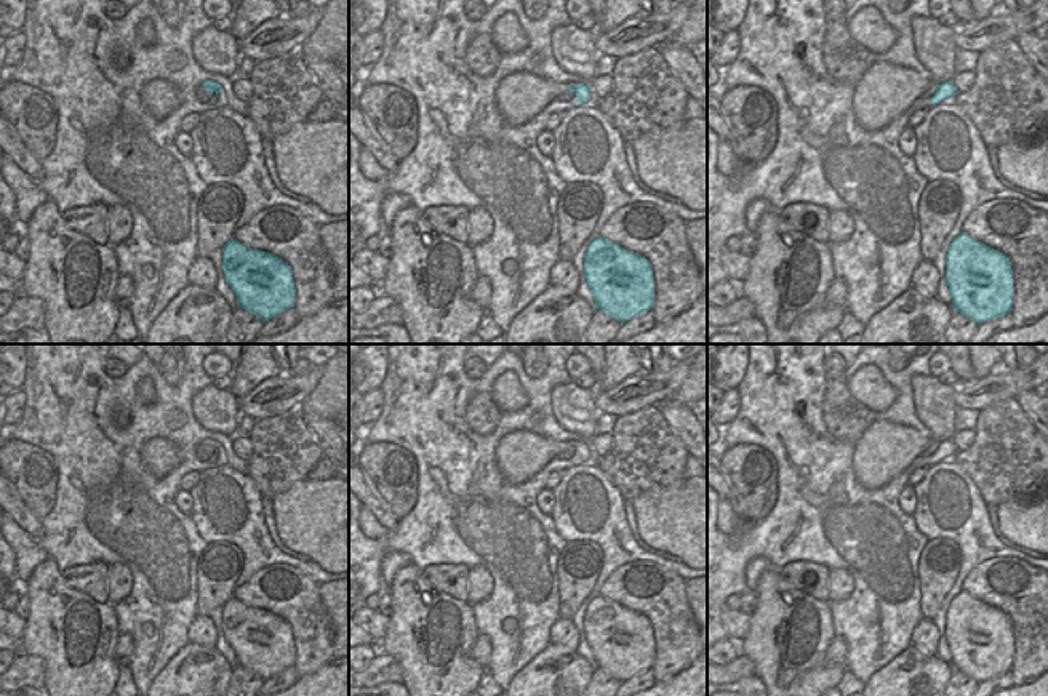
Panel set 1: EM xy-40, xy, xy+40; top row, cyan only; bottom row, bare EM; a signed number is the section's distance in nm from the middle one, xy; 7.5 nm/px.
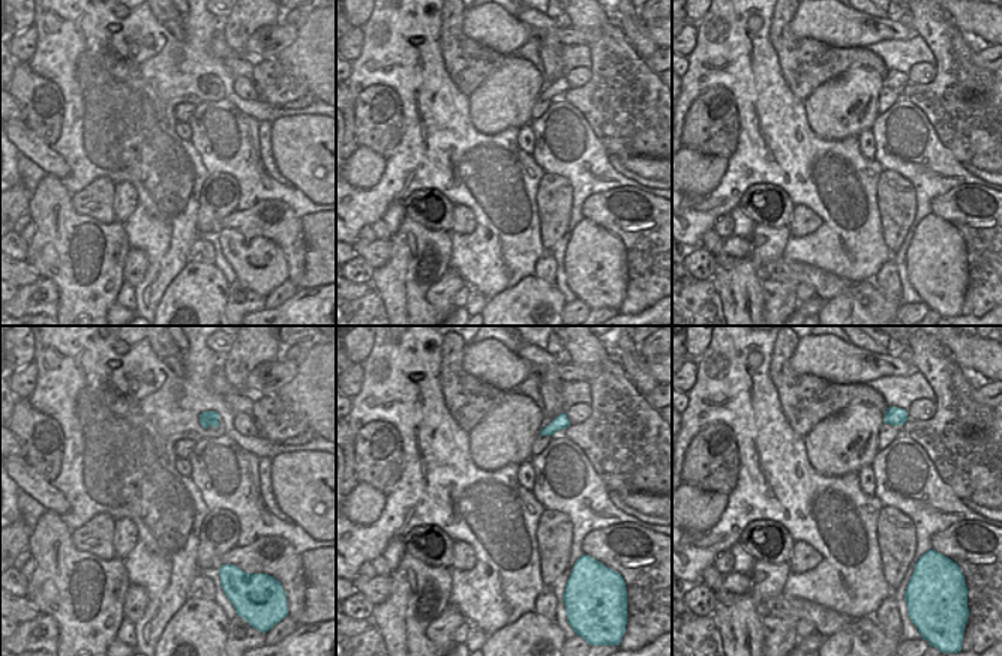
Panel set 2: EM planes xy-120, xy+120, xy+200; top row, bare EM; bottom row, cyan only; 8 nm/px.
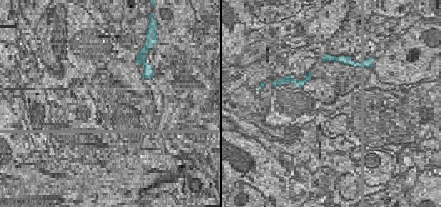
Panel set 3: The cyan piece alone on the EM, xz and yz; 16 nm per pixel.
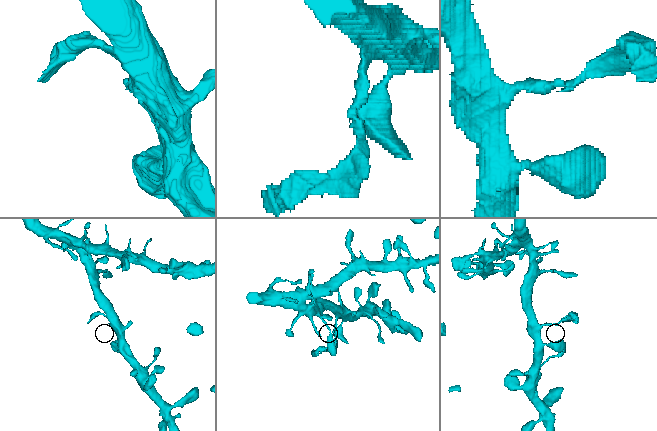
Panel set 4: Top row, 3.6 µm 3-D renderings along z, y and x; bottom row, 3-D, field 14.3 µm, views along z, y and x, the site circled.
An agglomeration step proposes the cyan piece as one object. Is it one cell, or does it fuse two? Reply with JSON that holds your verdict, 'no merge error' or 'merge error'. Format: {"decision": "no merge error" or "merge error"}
{"decision": "merge error"}

